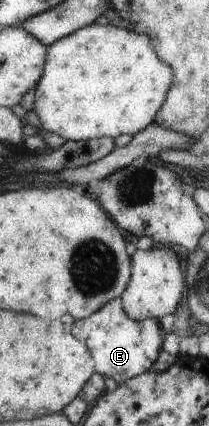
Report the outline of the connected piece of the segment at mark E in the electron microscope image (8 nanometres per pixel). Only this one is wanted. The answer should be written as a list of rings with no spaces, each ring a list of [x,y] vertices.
[[[120,297],[111,299],[90,317],[74,322],[72,331],[78,340],[88,343],[92,347],[92,355],[96,355],[96,369],[104,377],[112,377],[116,383],[121,384],[127,379],[136,377],[138,374],[148,372],[150,365],[160,355],[162,345],[162,329],[156,319],[133,320],[124,311]]]

